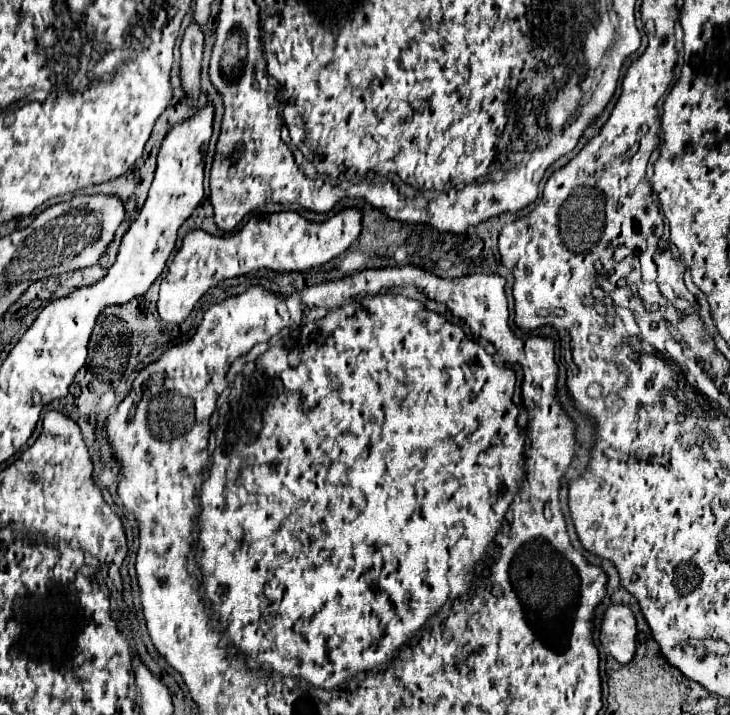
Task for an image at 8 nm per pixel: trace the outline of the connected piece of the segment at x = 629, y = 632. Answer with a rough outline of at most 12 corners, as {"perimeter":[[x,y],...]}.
{"perimeter":[[605,612],[599,641],[619,664],[634,657],[633,612]]}

